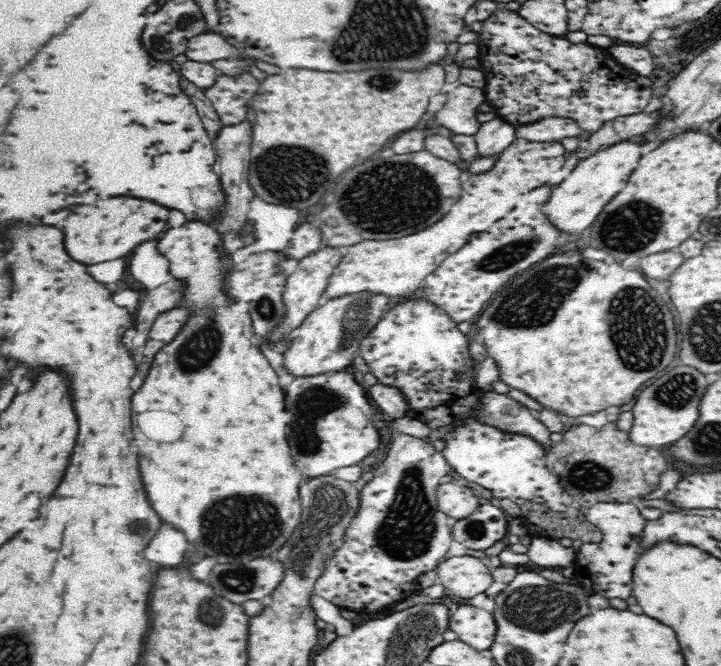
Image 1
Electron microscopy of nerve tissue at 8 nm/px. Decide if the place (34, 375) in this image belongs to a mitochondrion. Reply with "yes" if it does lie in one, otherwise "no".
no

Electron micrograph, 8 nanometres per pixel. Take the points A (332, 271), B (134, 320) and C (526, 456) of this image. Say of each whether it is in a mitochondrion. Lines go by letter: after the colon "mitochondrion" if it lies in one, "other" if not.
A: other
B: other
C: other

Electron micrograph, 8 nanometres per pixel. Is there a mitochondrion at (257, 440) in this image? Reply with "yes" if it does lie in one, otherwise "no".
no

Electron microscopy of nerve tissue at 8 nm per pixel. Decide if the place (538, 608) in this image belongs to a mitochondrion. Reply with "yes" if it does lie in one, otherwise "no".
yes

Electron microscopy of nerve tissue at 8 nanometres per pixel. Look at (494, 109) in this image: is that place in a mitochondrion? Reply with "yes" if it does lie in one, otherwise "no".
no

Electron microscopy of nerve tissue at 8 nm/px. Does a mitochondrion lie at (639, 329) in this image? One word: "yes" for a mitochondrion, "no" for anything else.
yes

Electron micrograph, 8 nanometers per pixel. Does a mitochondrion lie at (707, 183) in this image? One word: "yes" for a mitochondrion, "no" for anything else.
no

